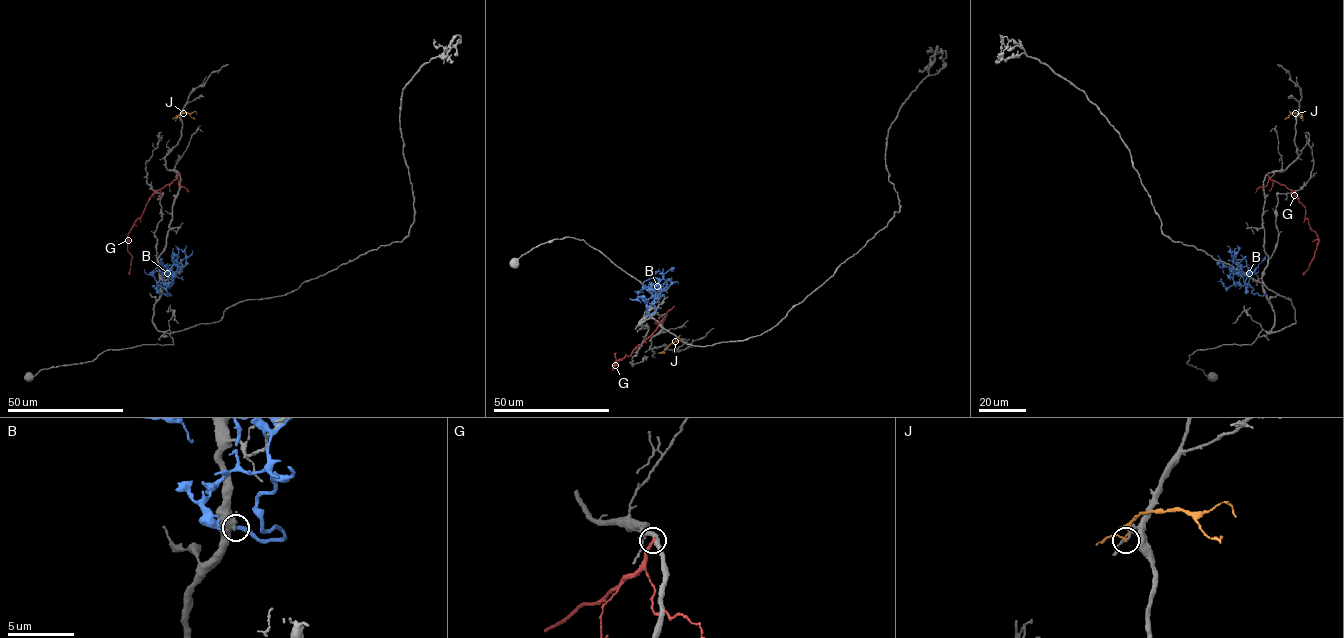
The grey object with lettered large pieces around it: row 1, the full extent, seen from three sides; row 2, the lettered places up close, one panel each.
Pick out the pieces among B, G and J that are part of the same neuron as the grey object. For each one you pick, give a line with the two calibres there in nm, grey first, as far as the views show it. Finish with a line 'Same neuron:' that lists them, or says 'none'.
Same neuron: none

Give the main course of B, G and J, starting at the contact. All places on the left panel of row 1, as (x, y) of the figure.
B: (162, 293), (171, 294), (166, 288), (172, 284), (168, 284), (173, 280), (173, 260), (178, 252), (175, 246)
G: (178, 173), (172, 182), (150, 197), (127, 235), (127, 250), (132, 256), (129, 274)
J: (177, 118), (183, 113), (194, 118)

